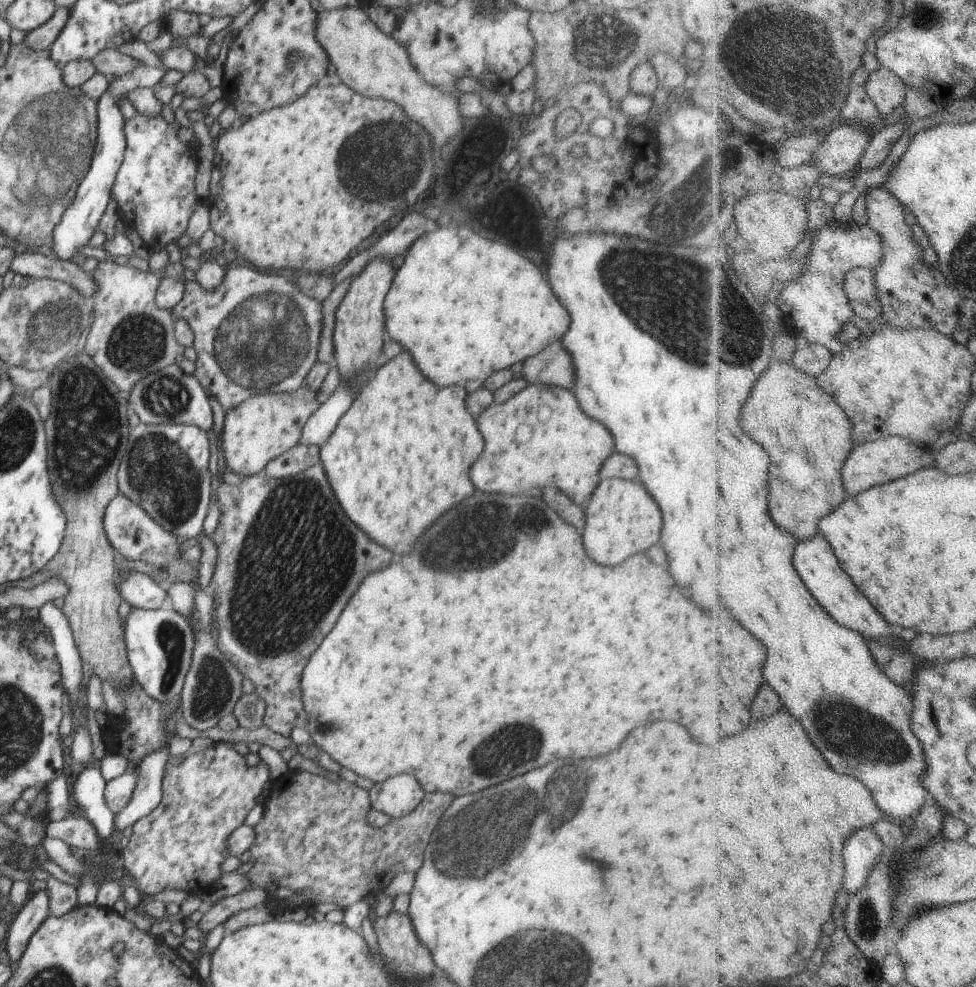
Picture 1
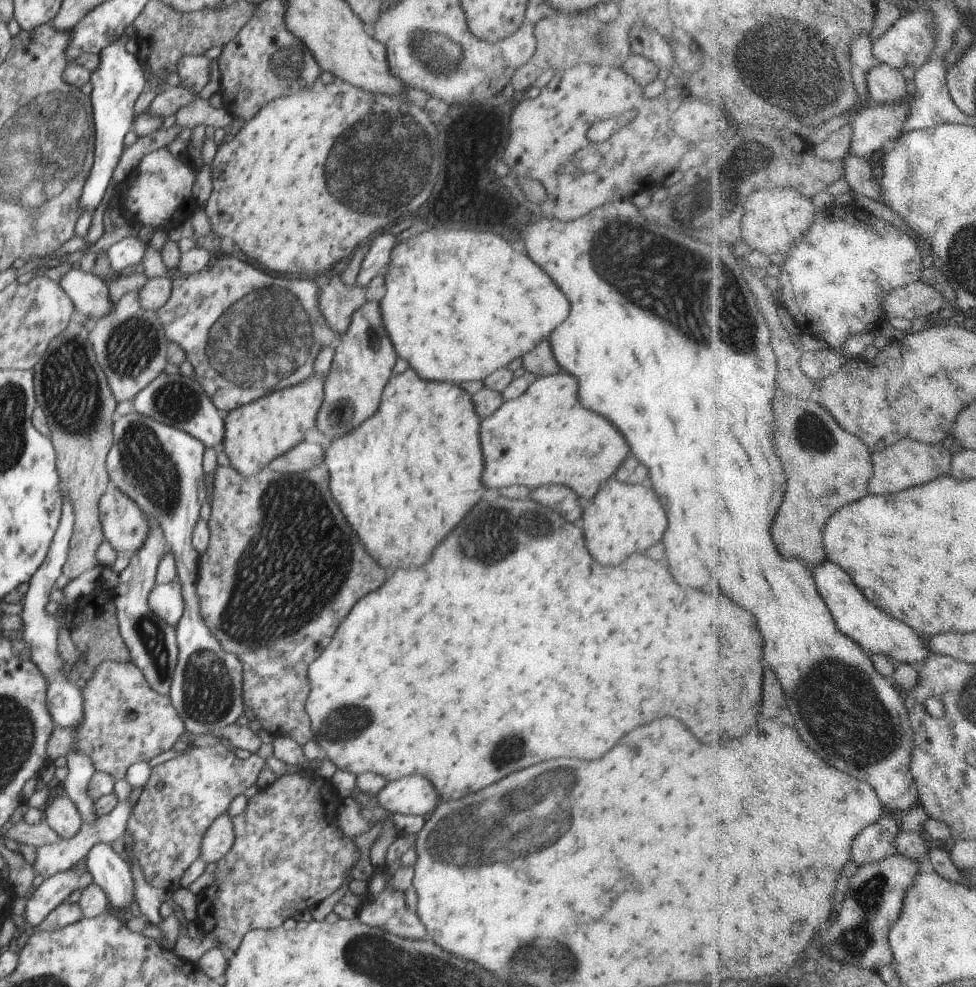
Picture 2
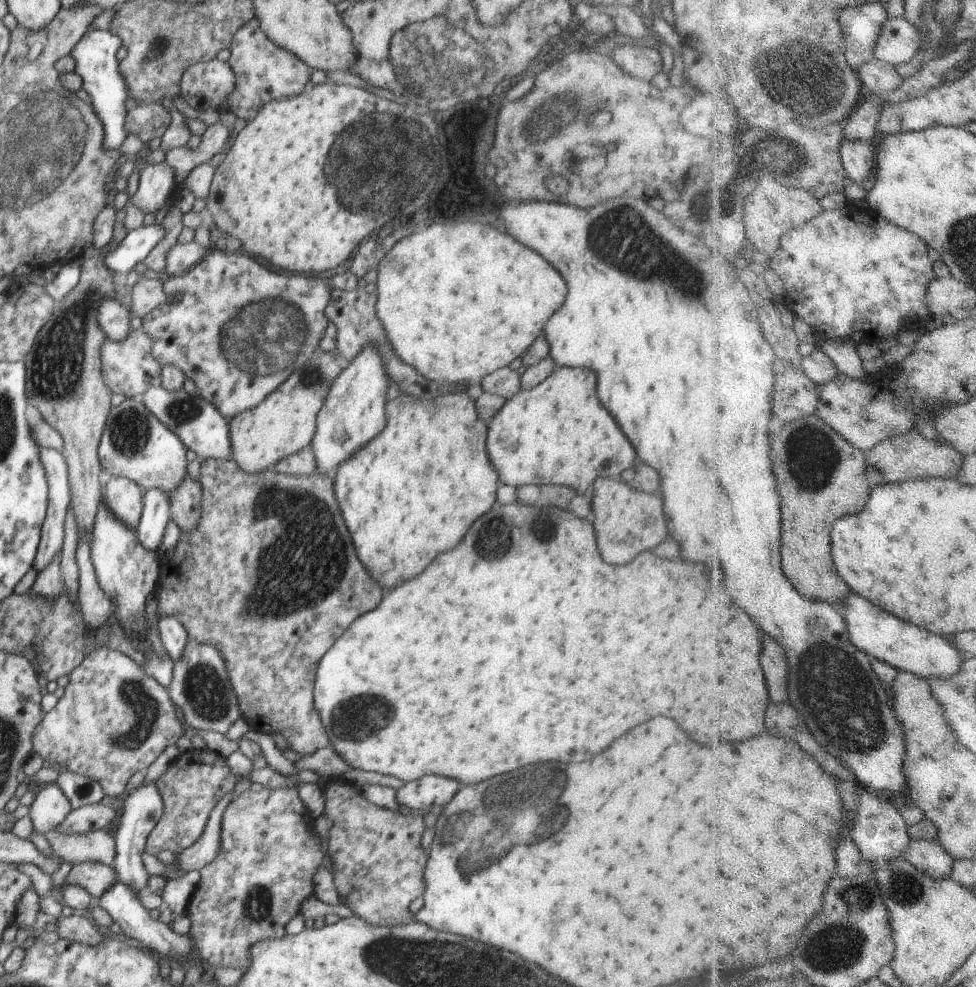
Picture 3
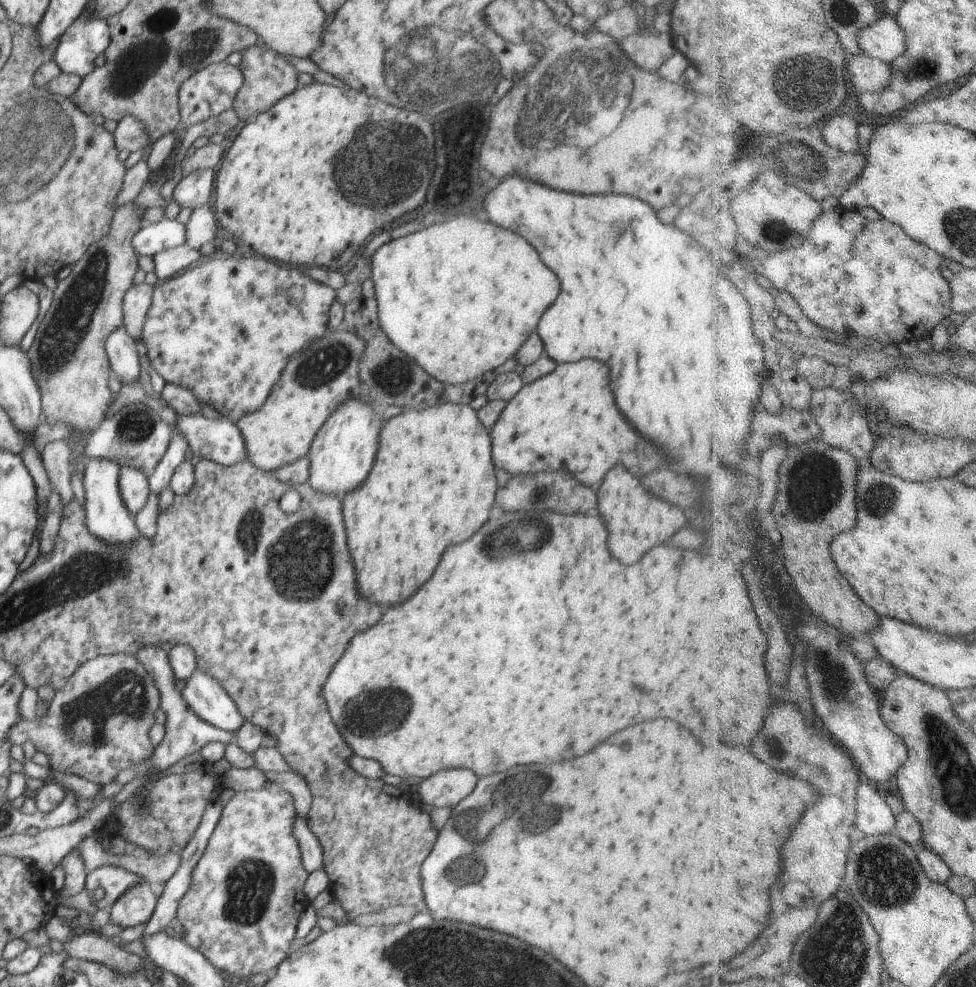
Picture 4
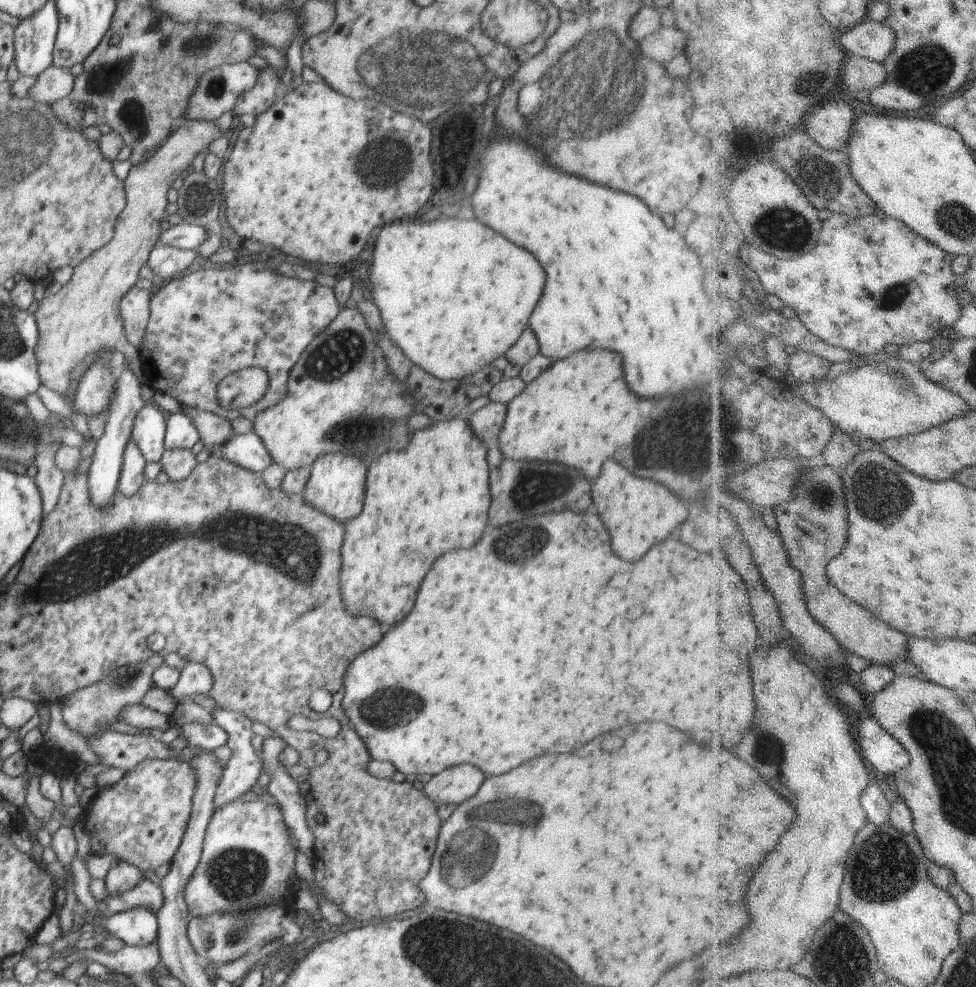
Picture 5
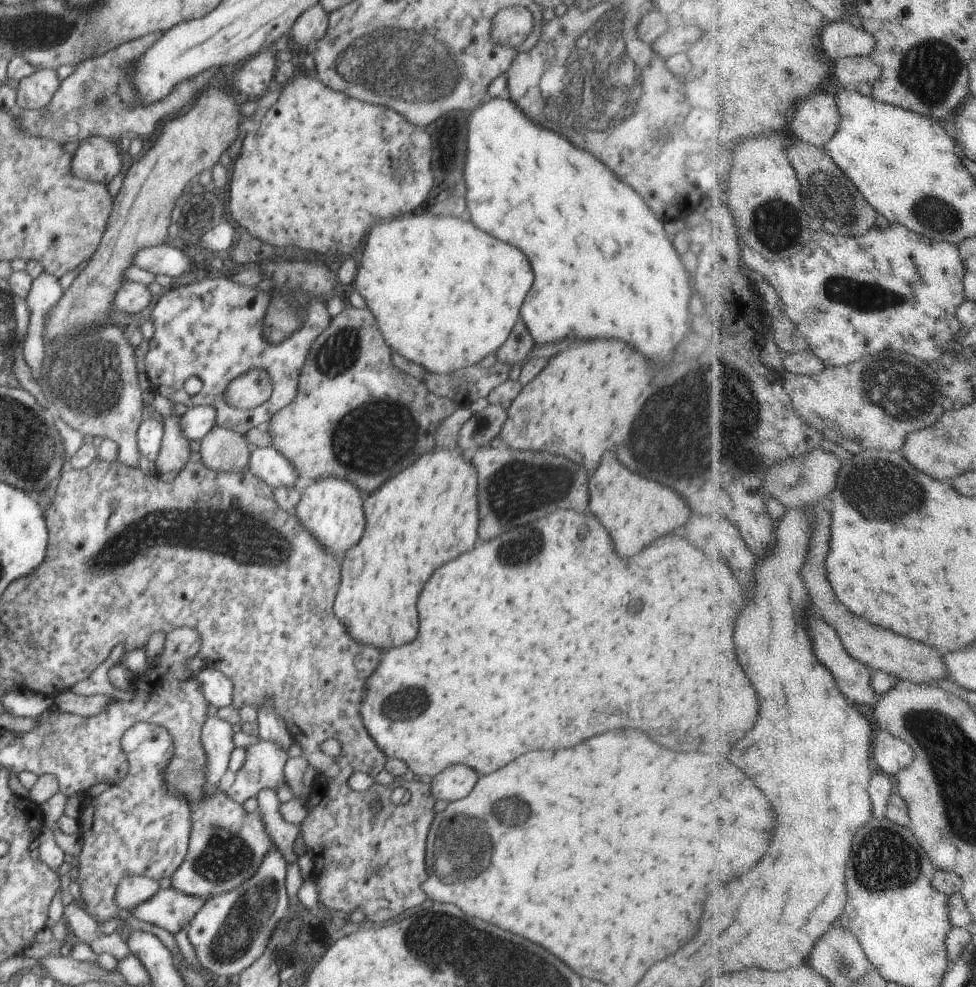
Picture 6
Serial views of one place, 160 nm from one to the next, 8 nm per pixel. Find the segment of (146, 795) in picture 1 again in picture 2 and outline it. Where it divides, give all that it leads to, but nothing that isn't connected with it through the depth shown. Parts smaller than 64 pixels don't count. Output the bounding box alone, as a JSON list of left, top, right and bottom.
[33,798,133,879]

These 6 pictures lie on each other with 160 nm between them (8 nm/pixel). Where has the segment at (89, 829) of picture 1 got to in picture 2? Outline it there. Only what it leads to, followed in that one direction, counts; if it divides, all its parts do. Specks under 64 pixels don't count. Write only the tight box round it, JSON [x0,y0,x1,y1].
[42,793,84,839]

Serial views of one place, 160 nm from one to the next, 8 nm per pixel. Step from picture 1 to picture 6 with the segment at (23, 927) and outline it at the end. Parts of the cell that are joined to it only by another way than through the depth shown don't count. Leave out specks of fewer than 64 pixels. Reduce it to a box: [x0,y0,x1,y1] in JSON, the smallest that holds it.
[132,886,206,935]

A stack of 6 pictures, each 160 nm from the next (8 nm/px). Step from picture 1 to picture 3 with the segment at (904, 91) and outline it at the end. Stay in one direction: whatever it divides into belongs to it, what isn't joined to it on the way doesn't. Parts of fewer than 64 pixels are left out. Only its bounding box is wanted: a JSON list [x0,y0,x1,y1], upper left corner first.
[859,60,904,93]

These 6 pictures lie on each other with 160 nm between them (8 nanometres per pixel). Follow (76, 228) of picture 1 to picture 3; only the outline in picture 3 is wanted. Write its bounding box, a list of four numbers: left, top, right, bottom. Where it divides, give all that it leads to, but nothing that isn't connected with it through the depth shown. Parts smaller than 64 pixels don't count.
[70,28,129,149]

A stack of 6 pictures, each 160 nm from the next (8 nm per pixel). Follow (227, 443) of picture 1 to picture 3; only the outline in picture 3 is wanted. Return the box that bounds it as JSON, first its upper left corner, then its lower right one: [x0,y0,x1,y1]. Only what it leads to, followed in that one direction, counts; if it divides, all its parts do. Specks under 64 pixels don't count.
[229,346,345,473]

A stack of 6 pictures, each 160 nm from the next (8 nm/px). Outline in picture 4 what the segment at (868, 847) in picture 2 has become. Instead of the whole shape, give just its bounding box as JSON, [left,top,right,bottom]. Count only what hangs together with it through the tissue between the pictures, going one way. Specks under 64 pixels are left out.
[857,782,898,836]

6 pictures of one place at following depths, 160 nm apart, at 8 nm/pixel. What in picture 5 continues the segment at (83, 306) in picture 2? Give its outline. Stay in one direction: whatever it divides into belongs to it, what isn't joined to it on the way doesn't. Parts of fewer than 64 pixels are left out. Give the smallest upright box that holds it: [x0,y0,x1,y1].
[88,362,145,508]

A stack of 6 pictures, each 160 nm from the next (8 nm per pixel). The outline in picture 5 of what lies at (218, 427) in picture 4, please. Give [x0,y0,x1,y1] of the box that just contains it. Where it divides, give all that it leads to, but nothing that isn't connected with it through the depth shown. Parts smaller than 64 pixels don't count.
[218,432,273,473]

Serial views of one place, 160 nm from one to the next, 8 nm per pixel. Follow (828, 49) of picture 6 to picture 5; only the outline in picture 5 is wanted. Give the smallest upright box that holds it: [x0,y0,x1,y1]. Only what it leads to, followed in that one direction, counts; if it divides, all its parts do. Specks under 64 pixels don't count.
[839,19,897,63]

